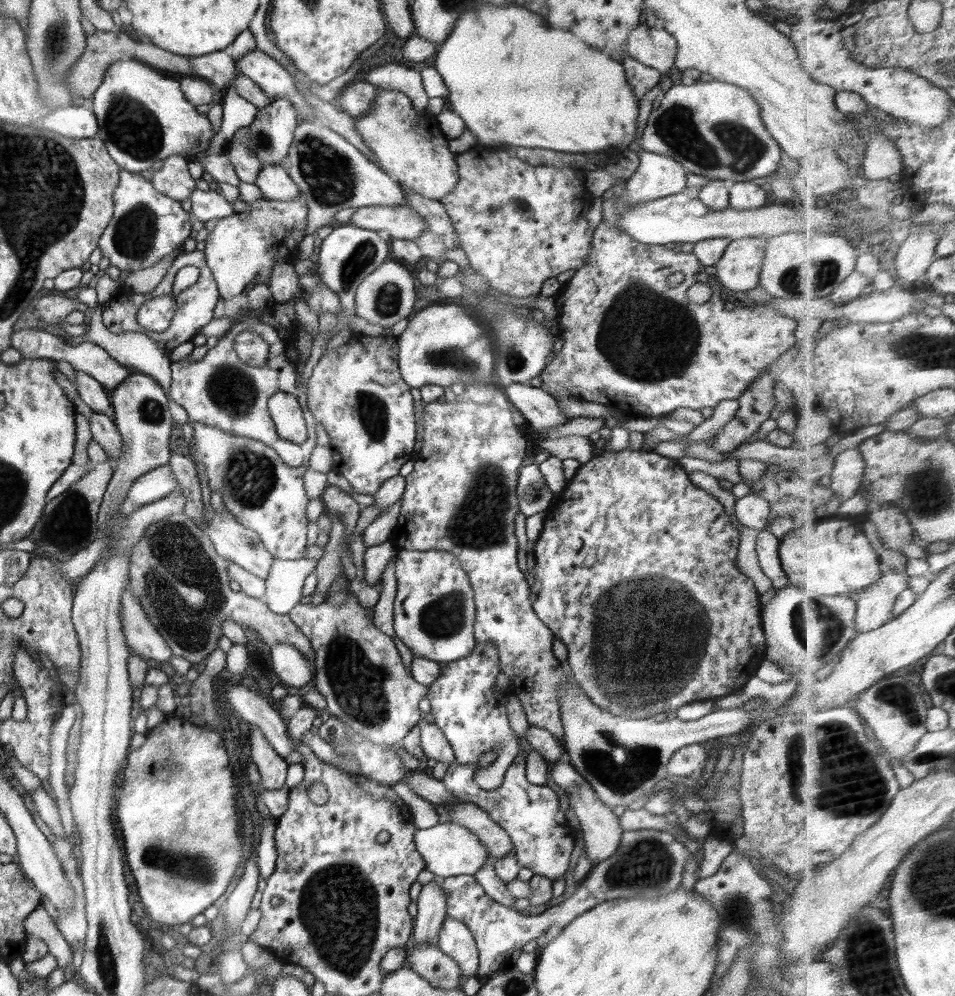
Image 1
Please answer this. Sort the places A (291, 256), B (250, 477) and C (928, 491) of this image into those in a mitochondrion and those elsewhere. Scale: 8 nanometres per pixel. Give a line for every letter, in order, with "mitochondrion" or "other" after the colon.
A: other
B: mitochondrion
C: mitochondrion

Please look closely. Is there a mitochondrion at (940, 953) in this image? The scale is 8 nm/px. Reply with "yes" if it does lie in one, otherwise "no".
no

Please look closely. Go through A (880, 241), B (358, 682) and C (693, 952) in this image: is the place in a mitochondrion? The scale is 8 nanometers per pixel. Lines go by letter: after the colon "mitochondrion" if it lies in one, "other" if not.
A: other
B: mitochondrion
C: other

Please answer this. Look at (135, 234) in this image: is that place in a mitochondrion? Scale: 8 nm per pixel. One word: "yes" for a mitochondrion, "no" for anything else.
yes

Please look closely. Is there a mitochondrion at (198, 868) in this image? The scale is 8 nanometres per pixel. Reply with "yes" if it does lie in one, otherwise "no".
yes

